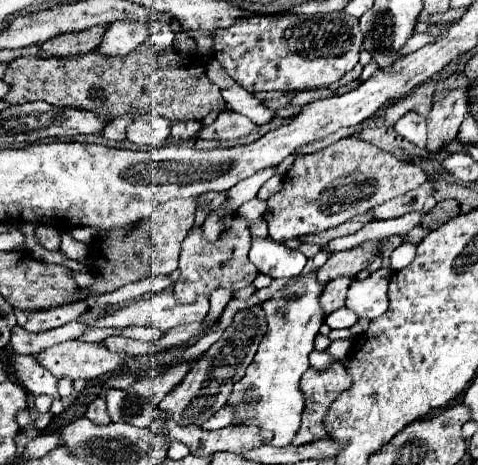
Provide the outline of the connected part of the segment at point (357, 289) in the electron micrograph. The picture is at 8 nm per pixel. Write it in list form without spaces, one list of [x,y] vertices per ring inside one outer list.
[[[381,267],[367,279],[355,279],[347,291],[345,307],[363,319],[377,319],[387,311],[387,281],[391,271]]]

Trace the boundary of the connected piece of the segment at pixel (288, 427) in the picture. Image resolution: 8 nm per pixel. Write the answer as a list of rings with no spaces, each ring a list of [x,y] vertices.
[[[309,273],[299,277],[295,283],[285,285],[263,303],[269,327],[267,335],[263,337],[253,363],[233,385],[233,391],[227,397],[227,405],[233,409],[235,417],[241,417],[241,425],[251,423],[273,433],[273,437],[265,441],[267,445],[287,447],[297,435],[305,407],[299,379],[309,369],[307,355],[313,351],[313,341],[325,321],[323,313],[319,313],[319,291],[323,291],[323,283],[315,279],[315,273]]]

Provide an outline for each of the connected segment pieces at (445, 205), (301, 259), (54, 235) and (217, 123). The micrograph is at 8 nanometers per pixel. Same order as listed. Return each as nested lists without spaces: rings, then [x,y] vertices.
[[[445,199],[441,203],[437,203],[429,213],[425,213],[421,225],[427,227],[427,229],[437,229],[441,227],[443,223],[447,223],[449,219],[457,217],[459,215],[459,201],[455,199]]]
[[[253,237],[249,259],[253,265],[257,265],[259,273],[267,273],[275,279],[299,275],[307,261],[299,249],[289,249],[271,237]]]
[[[37,225],[35,229],[35,237],[39,241],[39,245],[43,245],[45,249],[57,251],[59,243],[61,243],[61,233],[51,227],[51,225]]]
[[[221,111],[219,117],[197,131],[197,139],[219,139],[219,141],[233,141],[239,137],[249,135],[257,125],[249,121],[247,117],[235,113],[235,111]]]

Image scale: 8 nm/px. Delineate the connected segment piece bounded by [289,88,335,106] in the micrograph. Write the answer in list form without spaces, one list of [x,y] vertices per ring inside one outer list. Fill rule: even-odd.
[[[325,88],[325,89],[318,89],[318,90],[310,90],[310,91],[302,91],[297,92],[291,102],[289,103],[290,106],[304,106],[307,103],[316,101],[318,99],[329,98],[335,95],[335,92],[332,90]]]

